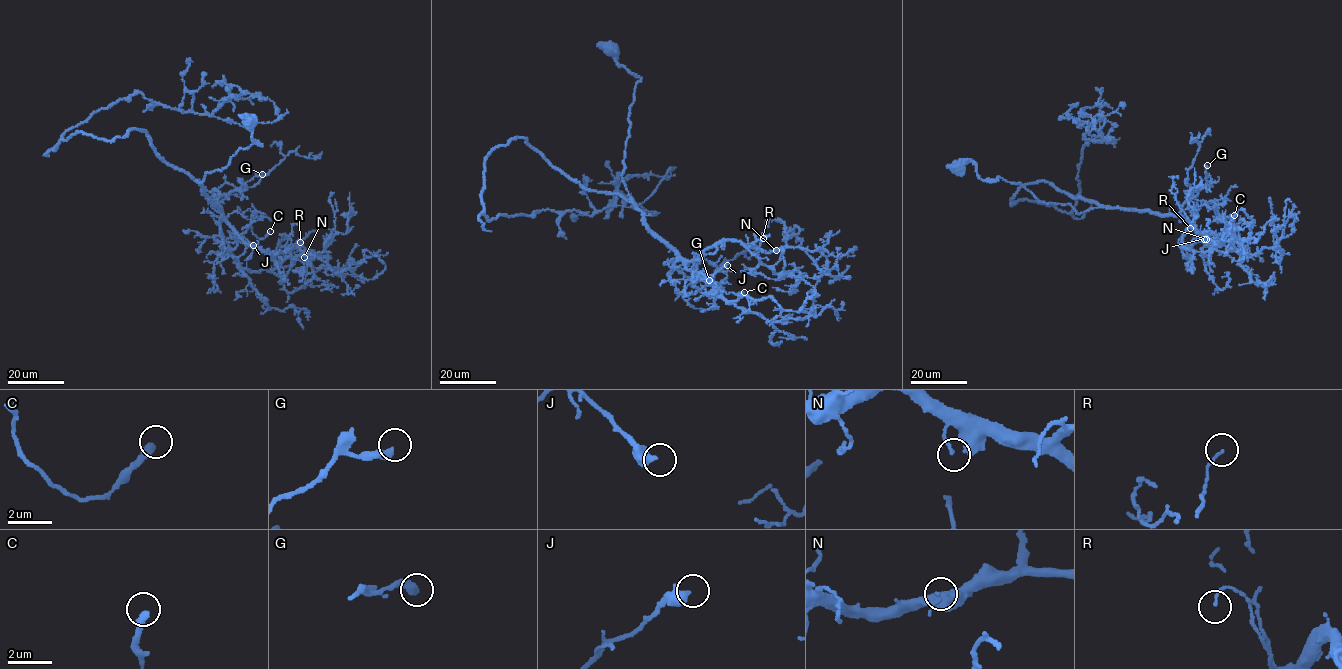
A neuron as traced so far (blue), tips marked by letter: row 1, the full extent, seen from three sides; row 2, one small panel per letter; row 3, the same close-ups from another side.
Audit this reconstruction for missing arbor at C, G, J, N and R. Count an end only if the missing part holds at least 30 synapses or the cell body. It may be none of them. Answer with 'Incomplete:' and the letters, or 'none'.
Incomplete: none

